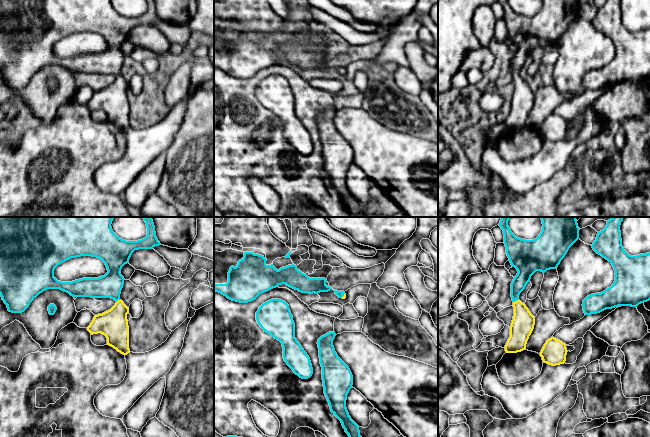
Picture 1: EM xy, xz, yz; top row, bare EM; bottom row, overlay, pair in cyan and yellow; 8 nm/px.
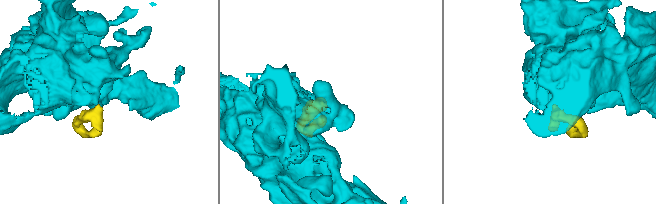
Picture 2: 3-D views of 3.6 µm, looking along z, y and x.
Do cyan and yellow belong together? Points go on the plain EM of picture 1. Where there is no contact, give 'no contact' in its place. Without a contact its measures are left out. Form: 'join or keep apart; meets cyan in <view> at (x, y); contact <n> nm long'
join; meets cyan in yz at (515, 76); contact 50 nm long

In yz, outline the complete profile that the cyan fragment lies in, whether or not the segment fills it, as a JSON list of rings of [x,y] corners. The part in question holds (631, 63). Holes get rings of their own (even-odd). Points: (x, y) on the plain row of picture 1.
[[[607,0],[591,21],[615,46],[615,57],[601,69],[583,76],[585,91],[597,90],[618,82],[637,83],[650,76],[650,28],[629,31],[622,22],[621,0]]]

